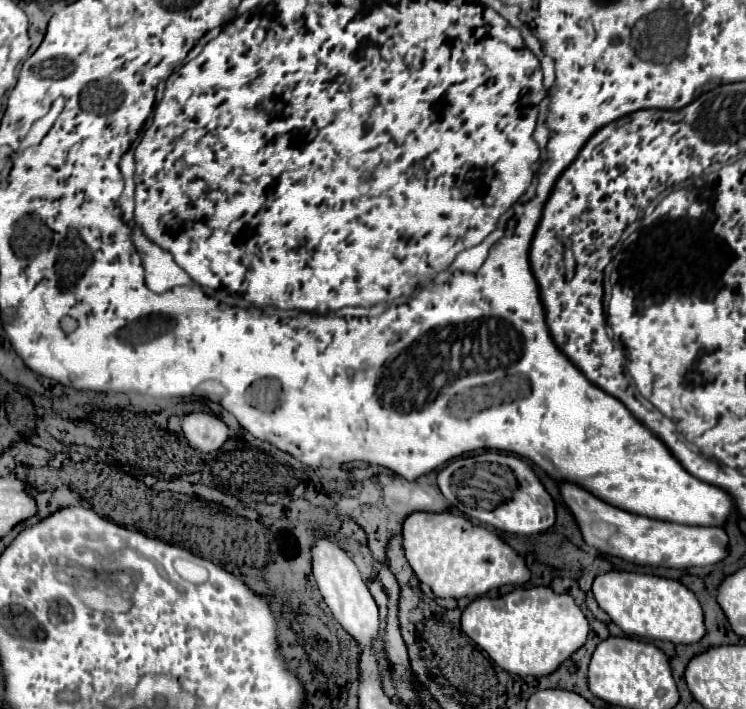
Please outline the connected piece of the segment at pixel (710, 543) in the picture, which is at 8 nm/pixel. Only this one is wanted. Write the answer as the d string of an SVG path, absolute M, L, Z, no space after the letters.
M562 483L560 493L564 503L572 509L586 545L596 547L606 555L614 555L636 565L672 569L706 567L722 561L728 555L728 535L722 527L690 527L634 515L596 499L594 495L572 483Z

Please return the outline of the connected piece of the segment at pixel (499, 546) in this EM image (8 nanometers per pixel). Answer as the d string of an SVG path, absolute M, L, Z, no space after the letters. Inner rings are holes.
M412 513L404 521L402 549L416 577L424 585L428 585L436 597L454 597L454 599L480 597L490 589L496 589L502 585L524 585L530 579L530 571L524 559L510 545L506 545L496 533L480 525L472 525L466 517L458 517L450 513Z

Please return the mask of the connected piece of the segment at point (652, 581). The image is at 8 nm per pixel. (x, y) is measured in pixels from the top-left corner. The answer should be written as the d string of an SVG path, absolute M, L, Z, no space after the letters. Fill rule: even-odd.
M610 571L594 579L592 593L600 609L604 609L626 635L636 635L652 641L670 641L674 645L680 645L696 643L706 633L700 603L696 595L680 581L646 573Z

